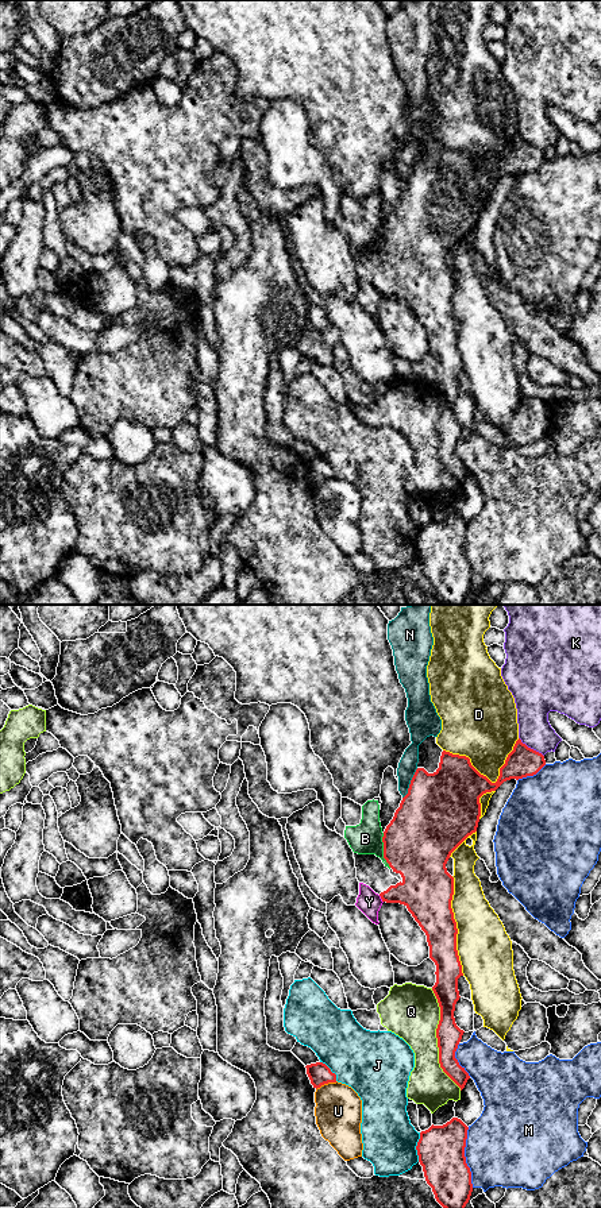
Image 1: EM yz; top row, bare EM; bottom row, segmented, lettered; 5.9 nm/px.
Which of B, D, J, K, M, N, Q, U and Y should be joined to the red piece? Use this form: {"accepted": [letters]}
{"accepted": []}

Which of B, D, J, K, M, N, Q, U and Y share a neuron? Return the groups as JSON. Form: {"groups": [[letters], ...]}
{"groups": [["B"], ["D"], ["J"], ["K"], ["M"], ["N"], ["Q"], ["U"], ["Y"]]}

